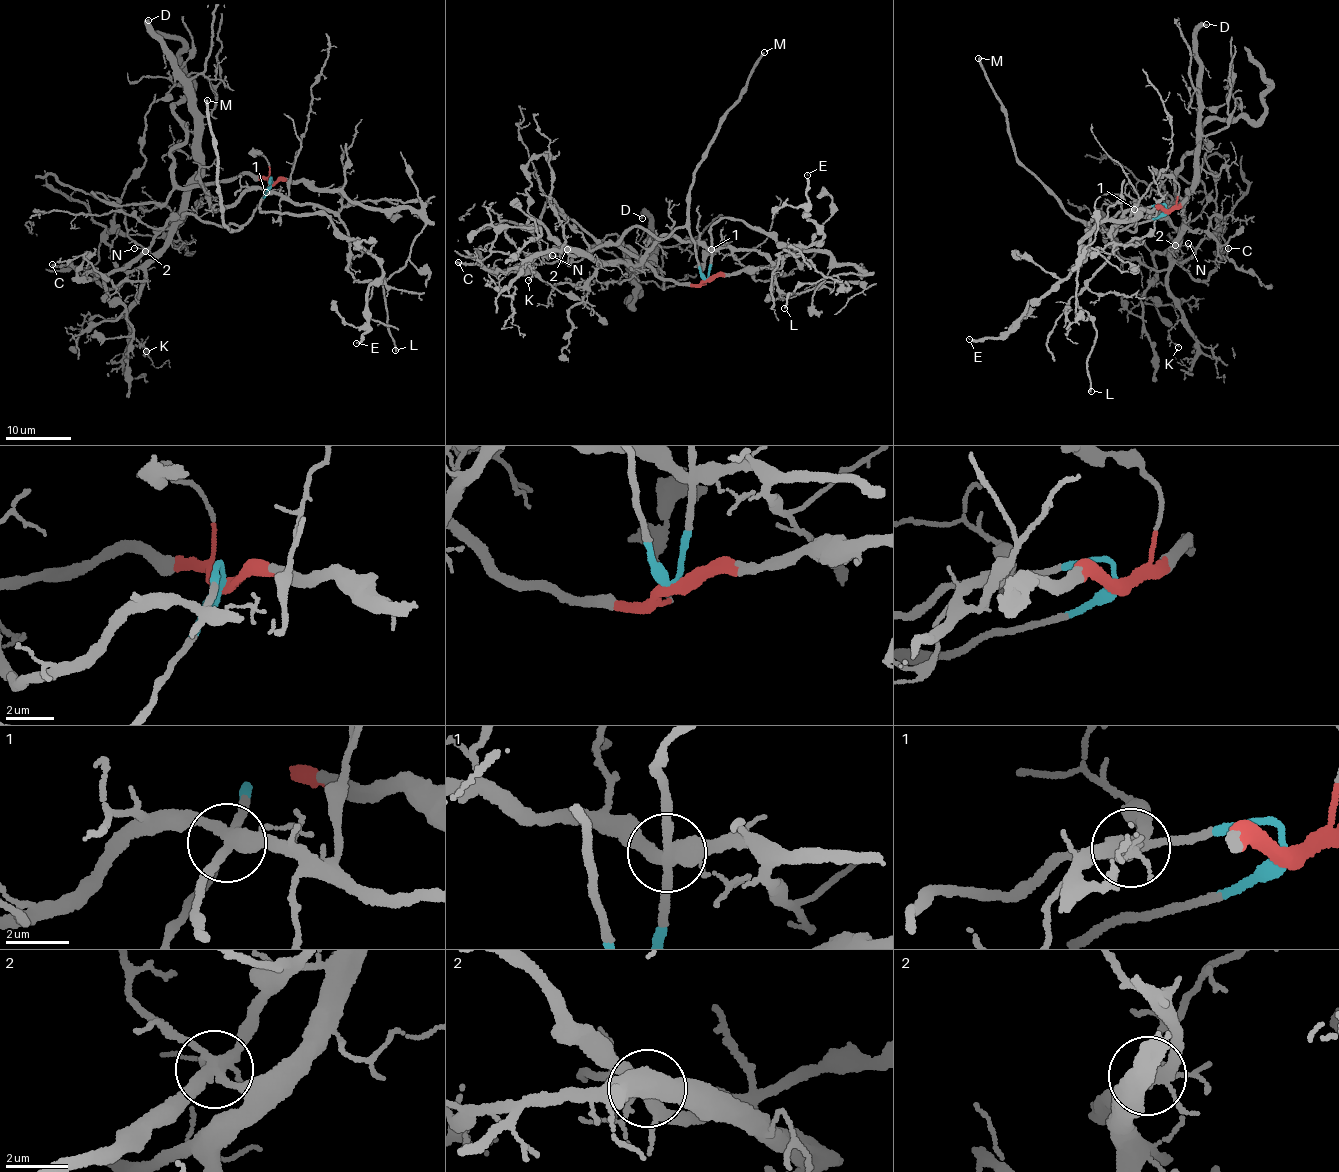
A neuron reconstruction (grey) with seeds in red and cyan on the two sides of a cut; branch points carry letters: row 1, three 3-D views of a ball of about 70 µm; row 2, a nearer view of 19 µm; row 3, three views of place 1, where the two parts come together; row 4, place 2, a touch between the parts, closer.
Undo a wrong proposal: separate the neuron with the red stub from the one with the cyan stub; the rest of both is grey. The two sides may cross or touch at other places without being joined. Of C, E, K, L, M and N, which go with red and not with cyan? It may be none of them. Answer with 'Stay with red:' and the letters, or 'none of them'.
Stay with red: C, K, L, N

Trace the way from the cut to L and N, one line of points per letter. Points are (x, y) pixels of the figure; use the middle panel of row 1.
L: (706, 280), (771, 268), (802, 250), (828, 252), (863, 274), (797, 288), (784, 308)
N: (706, 280), (698, 285), (675, 283), (661, 278), (639, 260), (629, 266), (607, 265), (579, 249), (552, 255)

